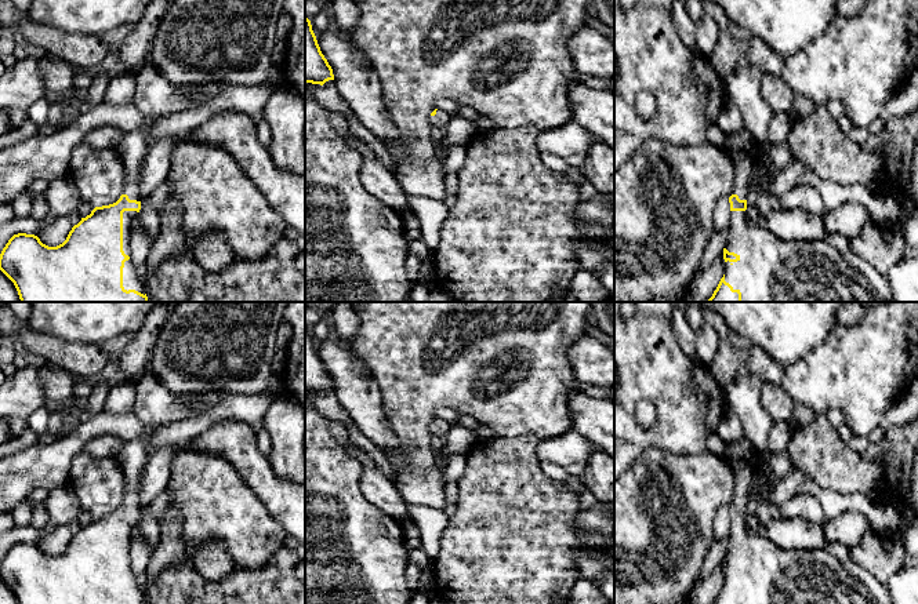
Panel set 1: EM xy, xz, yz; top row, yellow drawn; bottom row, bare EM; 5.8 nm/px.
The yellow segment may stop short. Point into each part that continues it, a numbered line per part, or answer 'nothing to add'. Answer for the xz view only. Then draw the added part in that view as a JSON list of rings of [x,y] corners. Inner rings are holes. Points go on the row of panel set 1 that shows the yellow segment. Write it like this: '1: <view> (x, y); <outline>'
1: xz (441, 119); [[[438,109],[436,114],[429,117],[429,123],[431,125],[438,127],[438,128],[446,128],[450,119],[451,116],[447,112]]]

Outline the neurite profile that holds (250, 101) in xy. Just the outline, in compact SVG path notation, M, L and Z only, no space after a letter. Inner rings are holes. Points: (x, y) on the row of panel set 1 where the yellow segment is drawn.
M226 85L217 98L207 103L152 123L149 146L153 148L166 137L185 137L193 128L226 110L247 114L257 121L262 117L269 97L271 91L264 87Z

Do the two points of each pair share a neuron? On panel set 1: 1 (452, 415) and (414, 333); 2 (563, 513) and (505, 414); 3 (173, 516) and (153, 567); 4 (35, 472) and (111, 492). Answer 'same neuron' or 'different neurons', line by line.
1: different neurons
2: different neurons
3: same neuron
4: different neurons

